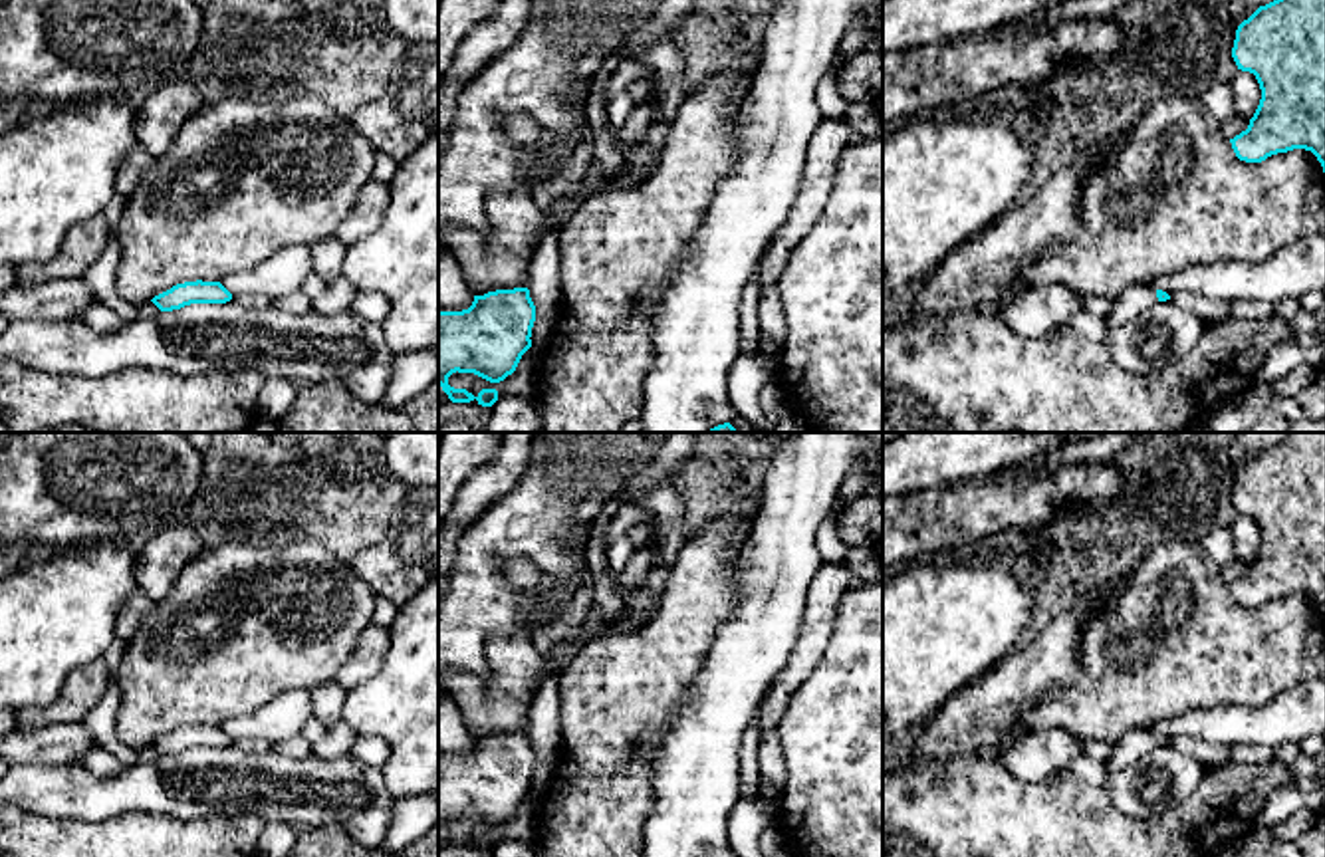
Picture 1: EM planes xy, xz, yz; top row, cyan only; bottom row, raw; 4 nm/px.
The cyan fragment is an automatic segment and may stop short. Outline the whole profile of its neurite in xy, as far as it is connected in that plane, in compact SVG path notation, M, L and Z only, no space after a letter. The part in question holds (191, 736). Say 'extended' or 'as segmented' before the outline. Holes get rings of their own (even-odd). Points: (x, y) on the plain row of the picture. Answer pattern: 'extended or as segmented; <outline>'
as segmented; M184 726L177 728L171 734L155 740L151 746L161 756L181 754L190 748L226 748L232 744L232 738L220 726Z

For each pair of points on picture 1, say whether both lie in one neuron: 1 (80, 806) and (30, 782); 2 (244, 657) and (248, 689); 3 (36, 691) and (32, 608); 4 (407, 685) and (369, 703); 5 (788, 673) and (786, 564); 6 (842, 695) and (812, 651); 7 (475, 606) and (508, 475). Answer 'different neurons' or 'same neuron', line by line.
1: same neuron
2: same neuron
3: same neuron
4: same neuron
5: different neurons
6: different neurons
7: different neurons

